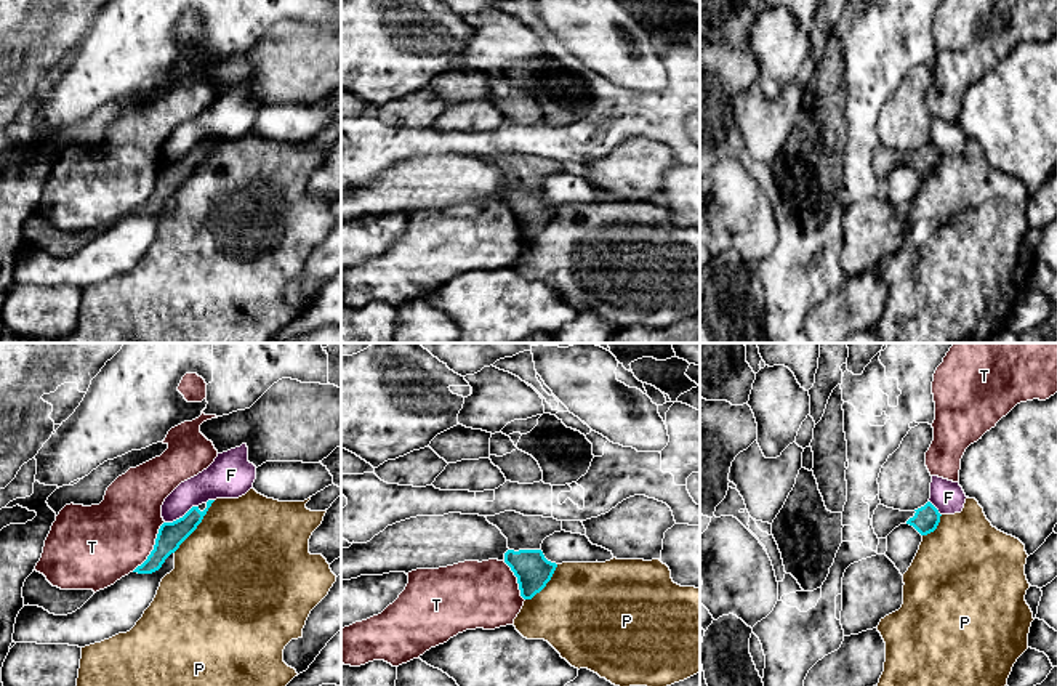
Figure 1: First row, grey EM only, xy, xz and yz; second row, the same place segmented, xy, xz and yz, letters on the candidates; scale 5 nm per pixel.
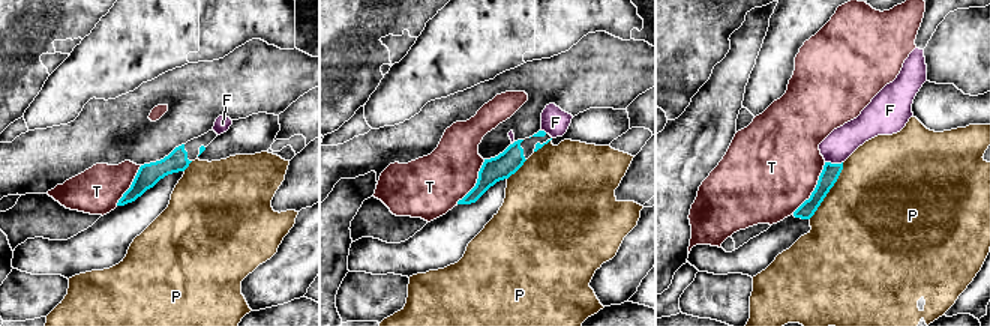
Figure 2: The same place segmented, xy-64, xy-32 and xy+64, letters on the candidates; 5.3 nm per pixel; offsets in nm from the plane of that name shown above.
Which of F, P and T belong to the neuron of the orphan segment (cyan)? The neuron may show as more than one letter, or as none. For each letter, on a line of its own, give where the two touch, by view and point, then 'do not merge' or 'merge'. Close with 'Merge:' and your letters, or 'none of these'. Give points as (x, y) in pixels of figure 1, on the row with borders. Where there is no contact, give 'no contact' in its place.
F: xy (183, 516) | do not merge
P: xy (197, 524) | do not merge
T: xy (154, 547) | do not merge
Merge: none of these

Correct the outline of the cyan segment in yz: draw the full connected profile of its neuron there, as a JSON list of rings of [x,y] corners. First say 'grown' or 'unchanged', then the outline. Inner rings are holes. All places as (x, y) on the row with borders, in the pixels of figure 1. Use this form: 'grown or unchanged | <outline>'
grown | [[[930,502],[914,511],[900,511],[879,503],[873,514],[873,529],[878,539],[886,539],[895,527],[906,523],[921,535],[927,535],[937,529],[940,516]]]

